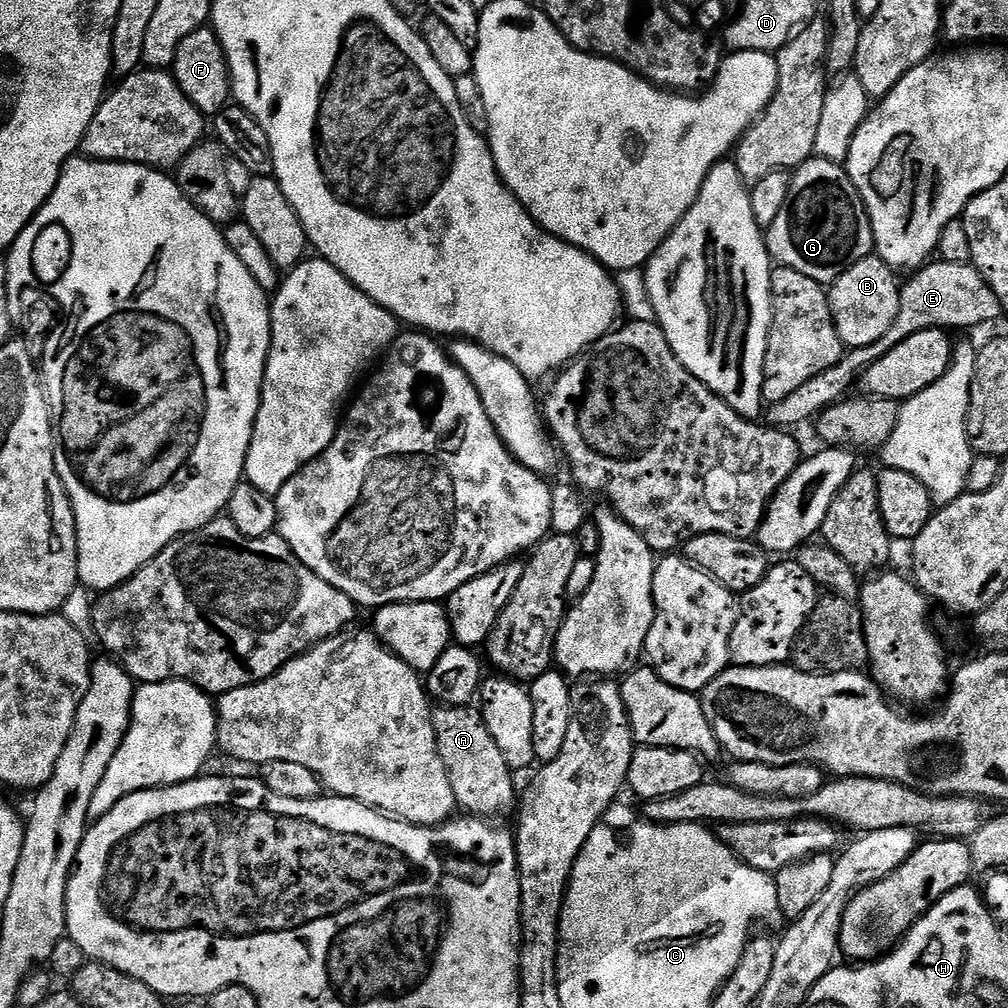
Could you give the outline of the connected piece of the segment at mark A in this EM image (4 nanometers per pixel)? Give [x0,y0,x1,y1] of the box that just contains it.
[432,706,518,820]

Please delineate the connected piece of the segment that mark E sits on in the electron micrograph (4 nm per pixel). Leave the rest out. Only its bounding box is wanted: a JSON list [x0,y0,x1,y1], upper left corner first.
[766,259,1002,430]

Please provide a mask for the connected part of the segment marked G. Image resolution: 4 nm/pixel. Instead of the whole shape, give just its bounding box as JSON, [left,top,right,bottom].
[766,158,876,286]

